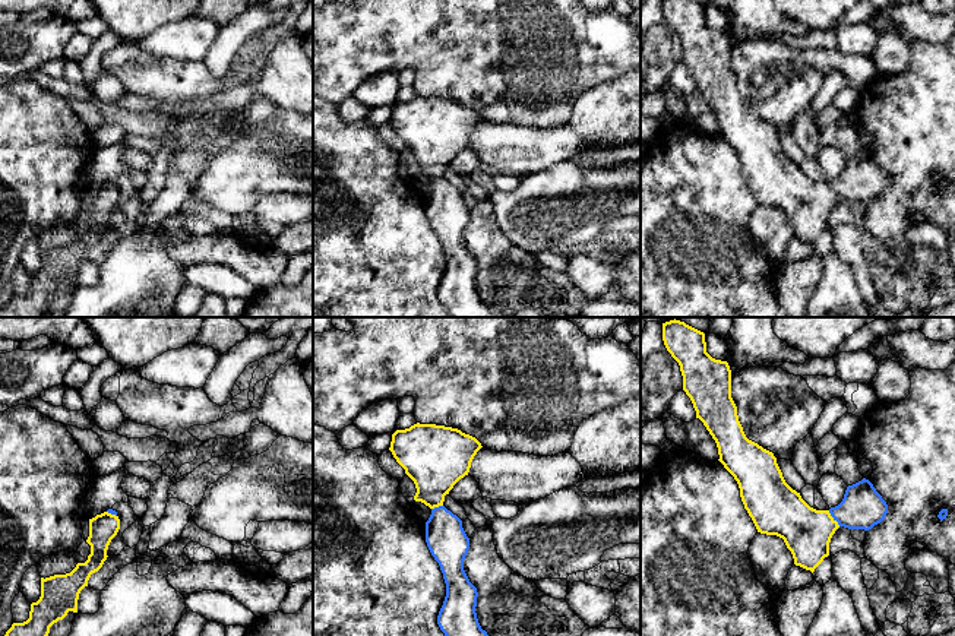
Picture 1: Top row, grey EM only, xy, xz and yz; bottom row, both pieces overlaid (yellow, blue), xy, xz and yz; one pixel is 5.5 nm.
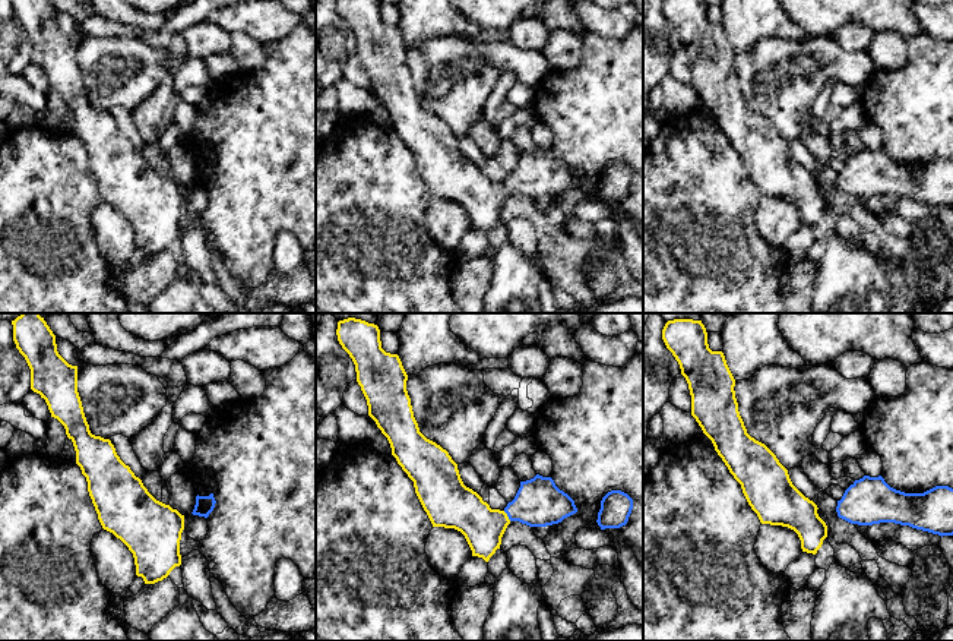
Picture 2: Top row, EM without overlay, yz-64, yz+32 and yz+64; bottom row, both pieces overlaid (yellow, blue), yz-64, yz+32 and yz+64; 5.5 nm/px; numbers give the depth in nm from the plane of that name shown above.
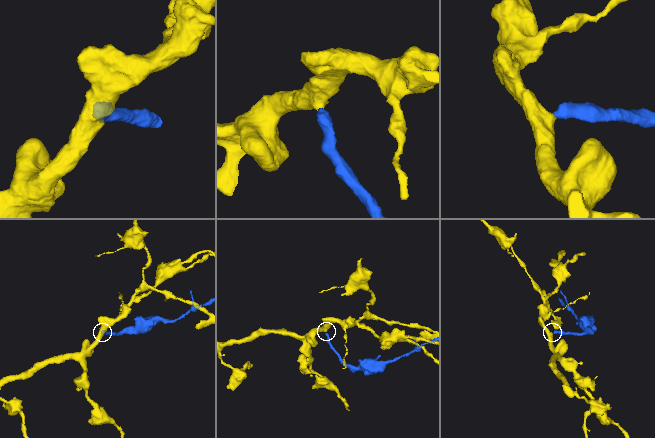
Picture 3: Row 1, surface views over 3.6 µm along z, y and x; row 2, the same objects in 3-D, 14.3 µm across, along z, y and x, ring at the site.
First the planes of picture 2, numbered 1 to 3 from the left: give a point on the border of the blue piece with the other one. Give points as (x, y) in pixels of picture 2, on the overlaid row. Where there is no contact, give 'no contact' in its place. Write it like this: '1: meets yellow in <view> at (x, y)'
1: no contact
2: meets yellow in yz+32 at (506, 515)
3: no contact

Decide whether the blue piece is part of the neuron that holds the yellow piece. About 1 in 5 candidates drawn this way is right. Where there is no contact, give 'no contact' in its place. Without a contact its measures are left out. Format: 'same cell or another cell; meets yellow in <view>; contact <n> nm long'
same cell; meets yellow in yz; contact 110 nm long

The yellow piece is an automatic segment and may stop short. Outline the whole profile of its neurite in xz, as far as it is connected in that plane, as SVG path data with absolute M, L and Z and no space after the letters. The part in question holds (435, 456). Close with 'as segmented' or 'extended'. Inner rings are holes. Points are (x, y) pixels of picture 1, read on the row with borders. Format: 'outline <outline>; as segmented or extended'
outline M420 423L396 430L389 447L415 484L414 500L431 509L426 522L426 542L446 583L446 597L437 616L445 636L488 636L475 613L477 588L464 570L469 538L462 520L443 506L445 496L468 475L481 447L475 437L458 428Z; extended

